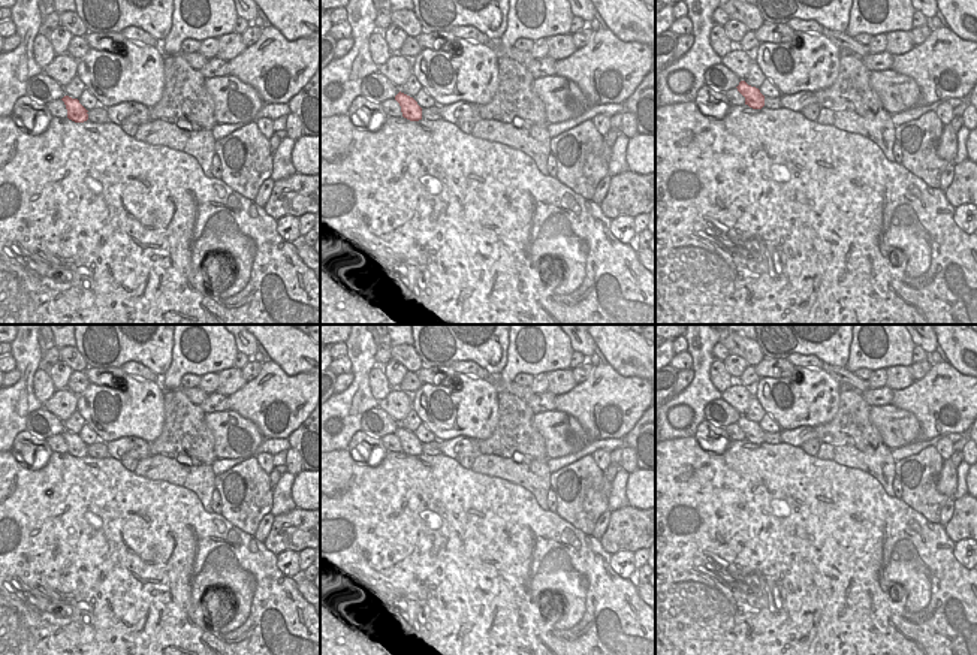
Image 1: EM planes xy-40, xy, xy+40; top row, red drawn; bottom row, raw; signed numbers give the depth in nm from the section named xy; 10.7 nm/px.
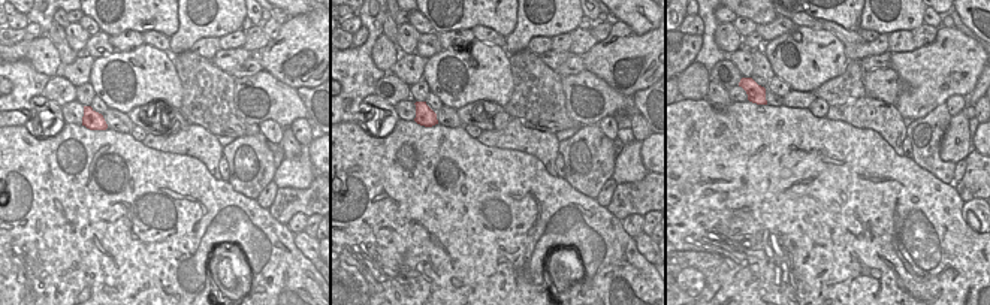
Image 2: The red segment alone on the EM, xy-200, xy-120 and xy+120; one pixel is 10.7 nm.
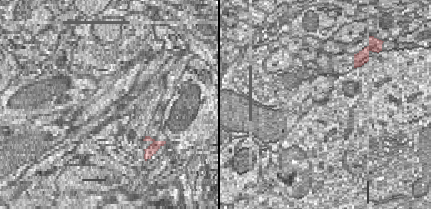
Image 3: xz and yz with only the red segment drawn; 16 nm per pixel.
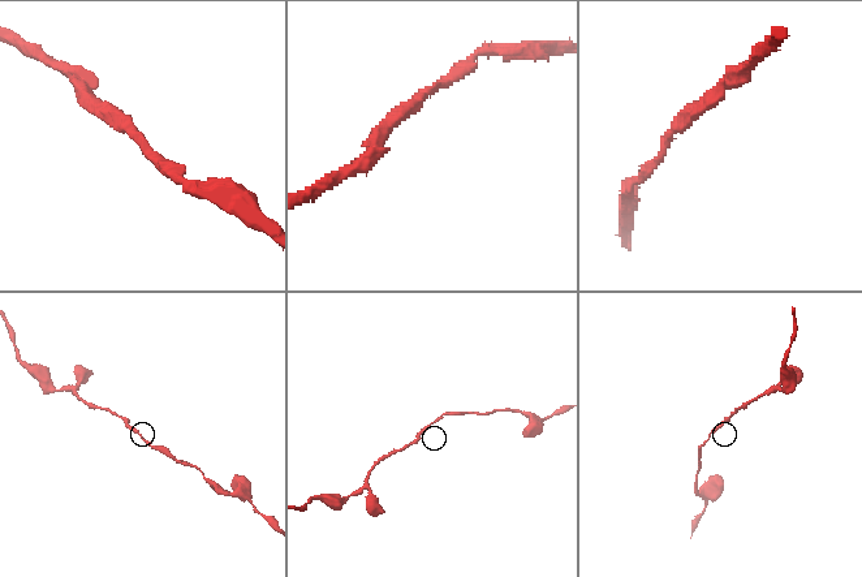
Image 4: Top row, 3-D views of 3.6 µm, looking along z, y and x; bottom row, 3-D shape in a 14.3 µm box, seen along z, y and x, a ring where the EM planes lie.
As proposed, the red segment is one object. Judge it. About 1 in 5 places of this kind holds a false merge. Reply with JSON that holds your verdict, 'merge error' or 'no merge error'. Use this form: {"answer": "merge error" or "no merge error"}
{"answer": "no merge error"}

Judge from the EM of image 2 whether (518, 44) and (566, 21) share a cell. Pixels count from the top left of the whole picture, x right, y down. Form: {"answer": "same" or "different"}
{"answer": "same"}

